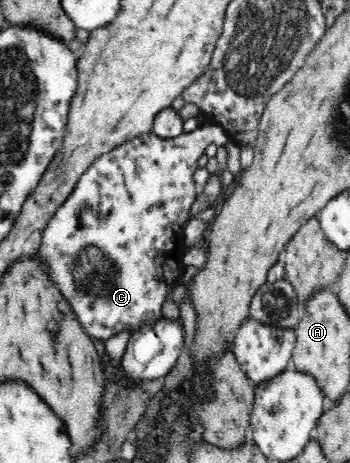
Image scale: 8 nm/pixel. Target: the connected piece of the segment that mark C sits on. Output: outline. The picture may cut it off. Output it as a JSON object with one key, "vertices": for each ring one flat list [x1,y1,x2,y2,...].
{"vertices":[[201,124,199,127,190,131,183,131,174,137,161,137,152,130,142,135,135,136,134,139,127,140,123,144,112,148,110,151,104,152,98,156,89,168,79,178,69,193,69,196,57,207,54,215,49,219,48,225,43,231,43,244,41,244,37,255,41,255,43,261,49,263,49,273,55,279,57,287,61,287,65,299,71,303,71,309,77,314,79,322,83,324,84,332,87,332,92,339,98,344,113,337,117,332,123,330,132,330,133,333,143,323,153,322,163,317,161,314,161,305,165,300,165,296,172,294,172,289,180,284,179,278,181,273,186,269,183,264,183,254,185,254,185,245,183,245,183,231,188,222,191,205,195,202,195,180,193,174,199,168,197,160,205,152,205,148,215,142,217,146,225,146,230,140,227,133,219,124]]}

